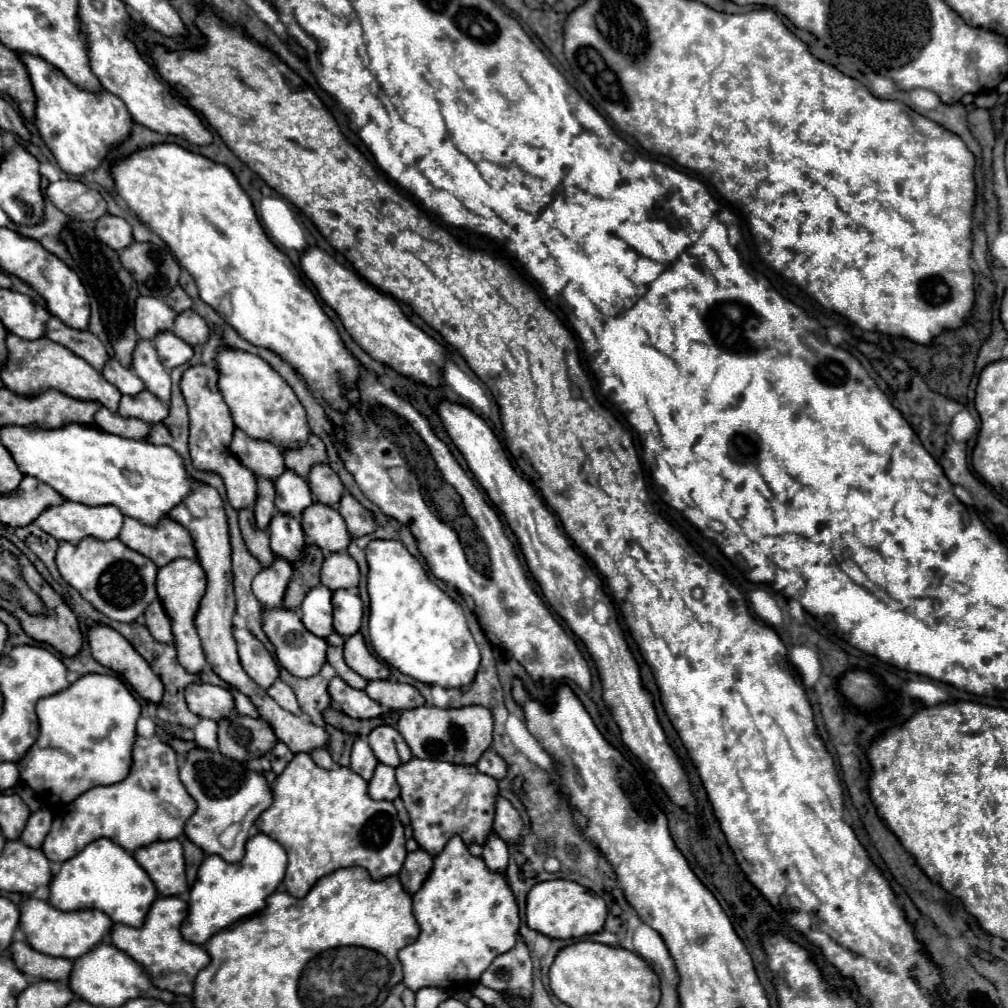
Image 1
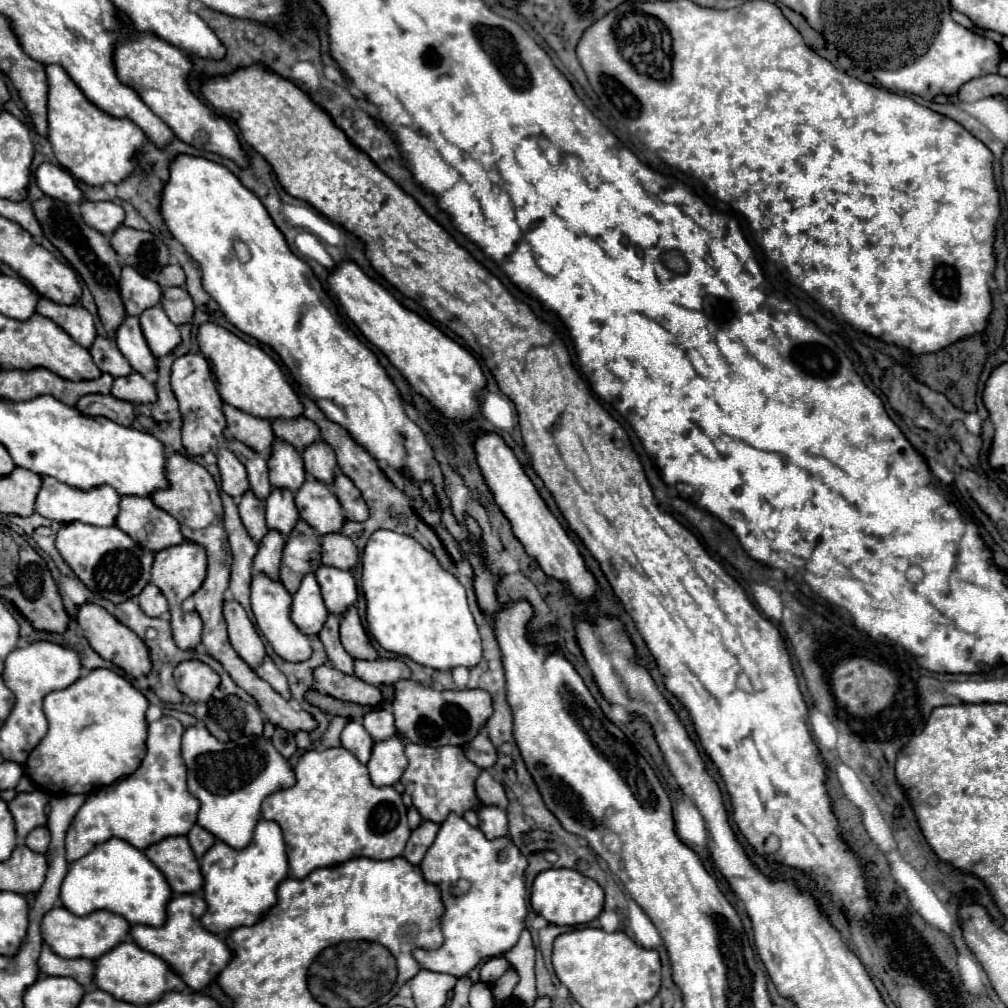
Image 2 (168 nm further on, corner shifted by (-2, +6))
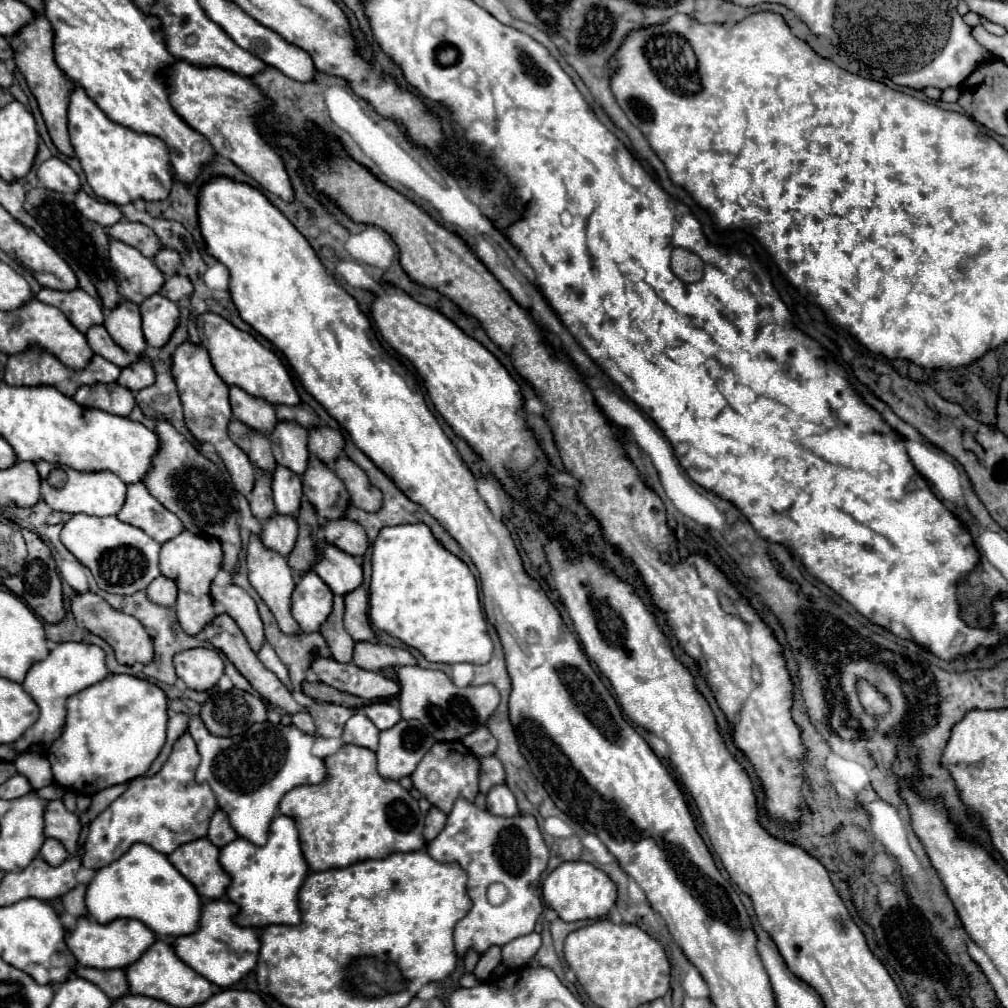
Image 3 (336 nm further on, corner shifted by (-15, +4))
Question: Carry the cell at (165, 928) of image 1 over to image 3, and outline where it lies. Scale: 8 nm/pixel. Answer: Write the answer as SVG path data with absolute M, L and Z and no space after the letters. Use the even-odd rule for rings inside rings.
M215 899L203 905L201 911L201 927L197 933L177 937L173 941L177 955L193 967L197 973L201 973L205 979L219 987L229 987L239 983L245 975L249 975L259 959L259 937L255 933L255 927L241 927L235 923L235 917L239 915L239 907L231 903L229 899Z

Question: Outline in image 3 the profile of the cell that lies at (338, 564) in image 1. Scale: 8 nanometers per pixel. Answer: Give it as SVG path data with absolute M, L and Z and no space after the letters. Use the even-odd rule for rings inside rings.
M347 517L327 521L323 525L323 539L337 545L341 551L349 555L363 555L369 545L363 527Z

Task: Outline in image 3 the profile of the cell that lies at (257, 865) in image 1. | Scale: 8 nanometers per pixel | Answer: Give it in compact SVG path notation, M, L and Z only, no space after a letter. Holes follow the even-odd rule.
M277 815L271 823L269 839L263 847L255 847L247 839L235 839L221 849L219 857L223 869L231 875L227 897L239 905L237 923L245 927L267 927L267 925L299 925L299 889L309 873L307 861L301 853L295 821L287 815Z

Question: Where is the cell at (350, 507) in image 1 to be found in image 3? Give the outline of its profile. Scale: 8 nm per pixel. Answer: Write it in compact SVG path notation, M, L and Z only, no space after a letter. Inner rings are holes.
M341 455L335 465L333 465L333 471L339 475L339 479L343 479L347 491L349 491L349 497L351 497L351 503L363 511L379 511L381 507L381 491L377 487L373 487L365 475L365 471L355 465L349 457Z

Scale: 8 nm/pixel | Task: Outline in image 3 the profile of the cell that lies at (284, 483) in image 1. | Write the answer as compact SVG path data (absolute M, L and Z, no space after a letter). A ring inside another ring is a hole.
M279 421L275 429L269 433L275 461L297 475L303 475L309 459L307 435L307 429L299 427L299 423Z

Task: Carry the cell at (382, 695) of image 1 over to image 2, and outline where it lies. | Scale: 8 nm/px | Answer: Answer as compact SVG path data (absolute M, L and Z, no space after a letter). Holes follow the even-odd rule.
M398 659L378 661L354 661L354 675L370 685L396 685L402 679L410 679L410 669Z

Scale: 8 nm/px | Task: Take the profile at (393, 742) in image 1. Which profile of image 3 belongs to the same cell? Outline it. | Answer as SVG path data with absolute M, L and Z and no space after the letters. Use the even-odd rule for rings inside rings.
M375 701L371 705L365 705L363 713L375 723L377 729L389 729L401 719L399 709L393 703L385 703L385 701Z

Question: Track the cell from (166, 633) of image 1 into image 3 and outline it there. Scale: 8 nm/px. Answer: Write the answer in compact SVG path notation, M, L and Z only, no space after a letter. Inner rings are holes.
M159 575L157 579L151 581L151 585L145 589L147 591L147 597L157 603L157 605L163 605L163 607L169 607L177 601L177 587L175 587L175 581L173 579L167 579L163 575Z

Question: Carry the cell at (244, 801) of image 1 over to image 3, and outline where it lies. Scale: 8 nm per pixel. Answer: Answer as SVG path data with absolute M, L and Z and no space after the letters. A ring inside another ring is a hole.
M199 717L191 719L189 733L197 743L201 763L197 767L197 783L209 783L217 803L227 811L233 829L239 837L265 845L273 817L279 811L281 797L299 785L321 783L327 775L325 761L311 753L317 735L309 735L295 725L273 725L271 721L259 723L257 737L215 737L211 735Z

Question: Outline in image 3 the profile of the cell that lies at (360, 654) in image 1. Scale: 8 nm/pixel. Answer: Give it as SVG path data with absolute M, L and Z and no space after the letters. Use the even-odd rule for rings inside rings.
M363 587L349 591L345 595L345 629L353 637L353 641L377 643L377 639L371 631L371 625L369 625L367 609L369 609L367 591Z

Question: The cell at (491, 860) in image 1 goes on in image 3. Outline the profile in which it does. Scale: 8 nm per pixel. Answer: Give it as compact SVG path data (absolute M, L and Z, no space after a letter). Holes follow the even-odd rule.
M495 785L487 793L487 809L493 815L503 815L503 817L513 817L519 813L515 795L509 791L507 785Z

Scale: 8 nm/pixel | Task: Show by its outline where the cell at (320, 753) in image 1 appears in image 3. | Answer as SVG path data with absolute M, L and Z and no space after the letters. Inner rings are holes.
M299 711L295 715L291 715L293 719L293 725L303 729L305 733L315 733L315 723L313 723L313 717L307 713L307 711Z

